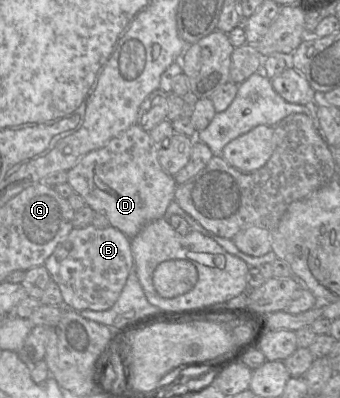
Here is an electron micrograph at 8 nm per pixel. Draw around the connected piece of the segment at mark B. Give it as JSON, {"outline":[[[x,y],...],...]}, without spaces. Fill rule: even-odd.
{"outline":[[[90,224],[71,230],[43,265],[60,288],[66,308],[77,312],[105,311],[115,304],[133,269],[130,241],[126,235],[111,225],[99,229]]]}

